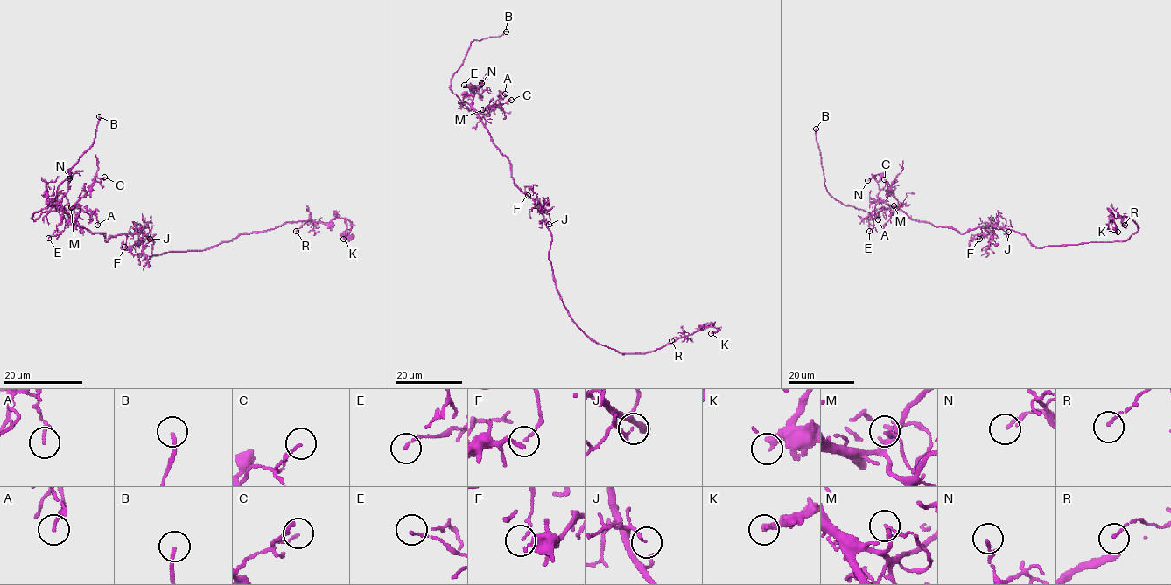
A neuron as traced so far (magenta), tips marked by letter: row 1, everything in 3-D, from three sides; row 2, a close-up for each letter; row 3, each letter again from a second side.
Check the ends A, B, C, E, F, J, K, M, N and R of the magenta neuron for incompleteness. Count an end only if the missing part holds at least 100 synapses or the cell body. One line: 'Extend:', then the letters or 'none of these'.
Extend: B

